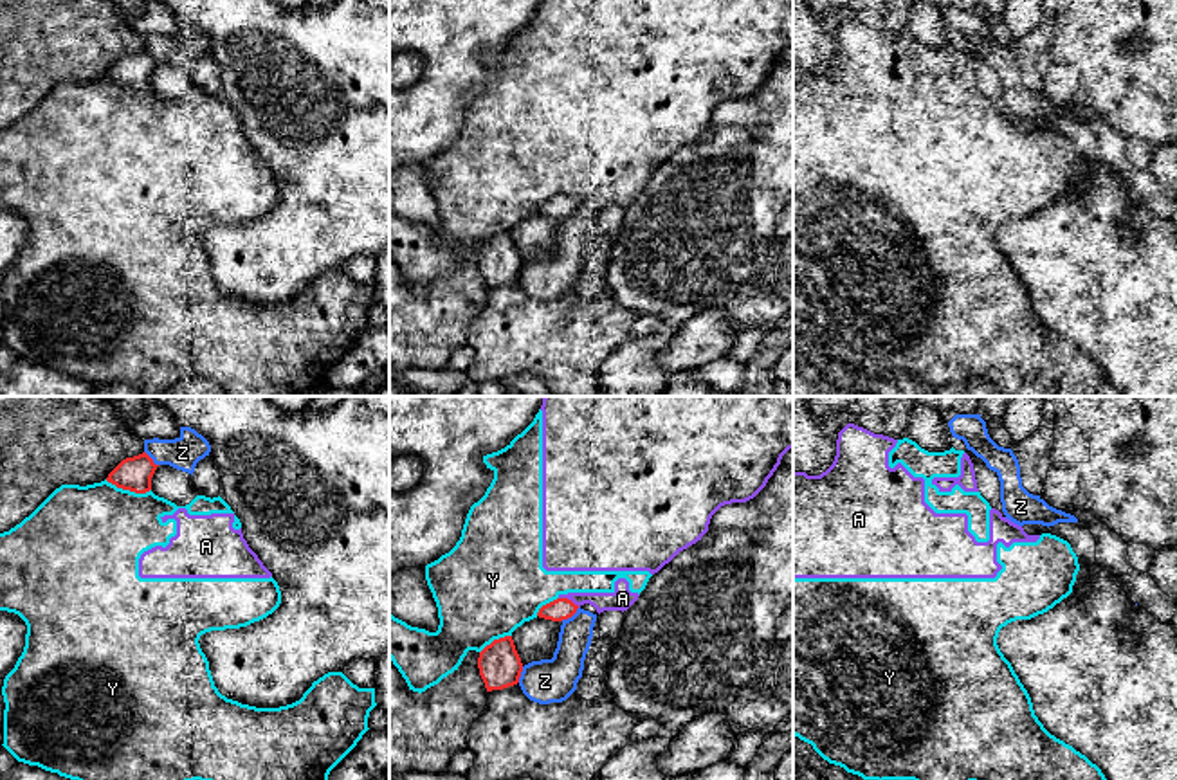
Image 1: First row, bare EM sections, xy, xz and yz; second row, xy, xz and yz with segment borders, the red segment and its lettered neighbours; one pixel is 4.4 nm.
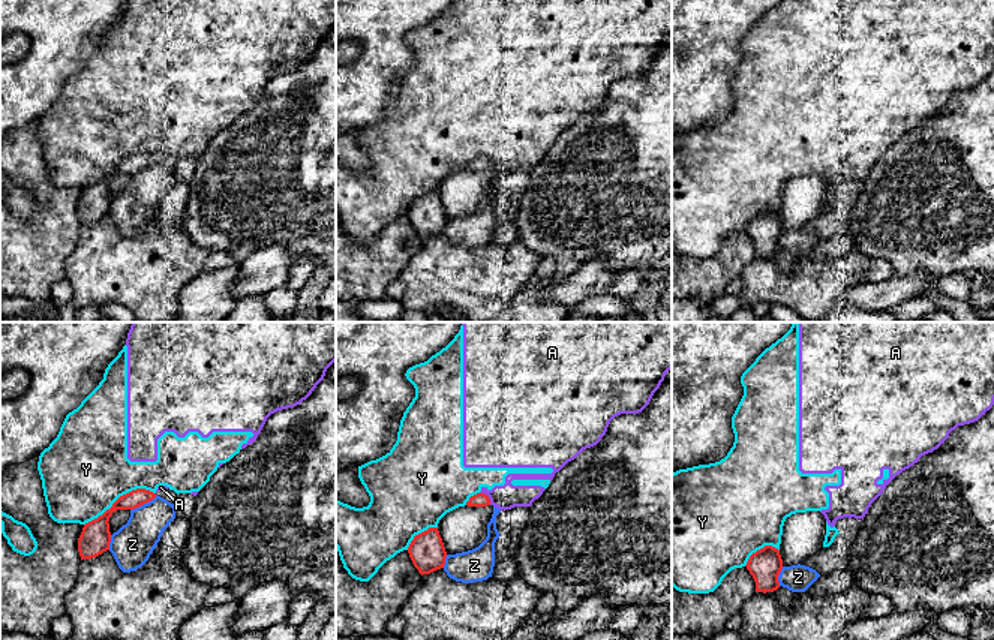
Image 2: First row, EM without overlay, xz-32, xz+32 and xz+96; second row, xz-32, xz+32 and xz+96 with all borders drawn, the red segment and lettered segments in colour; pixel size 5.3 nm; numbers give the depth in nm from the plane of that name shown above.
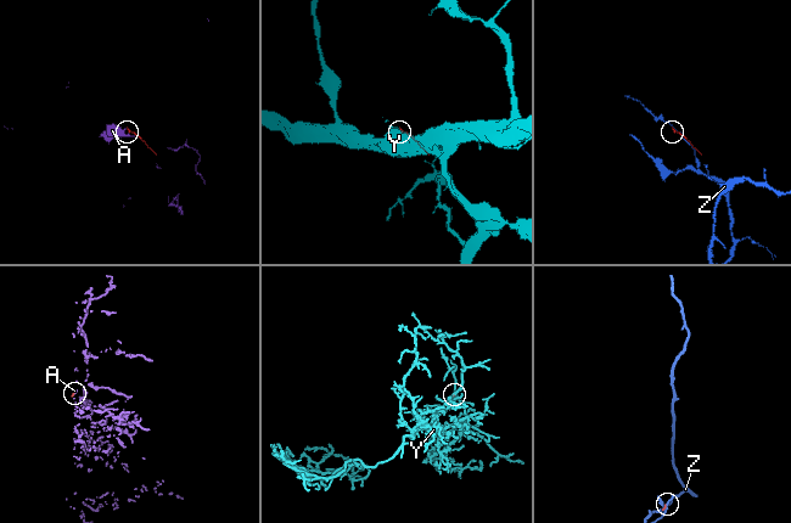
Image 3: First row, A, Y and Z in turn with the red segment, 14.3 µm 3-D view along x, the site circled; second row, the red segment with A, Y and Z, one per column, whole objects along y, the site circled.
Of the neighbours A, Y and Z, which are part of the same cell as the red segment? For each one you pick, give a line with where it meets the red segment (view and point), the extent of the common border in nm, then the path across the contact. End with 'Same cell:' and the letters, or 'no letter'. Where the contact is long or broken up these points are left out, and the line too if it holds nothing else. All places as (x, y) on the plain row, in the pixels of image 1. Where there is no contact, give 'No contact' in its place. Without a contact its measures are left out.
Same cell: no letter

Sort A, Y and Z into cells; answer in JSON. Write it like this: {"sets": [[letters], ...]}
{"sets": [["A", "Y"], ["Z"]]}

